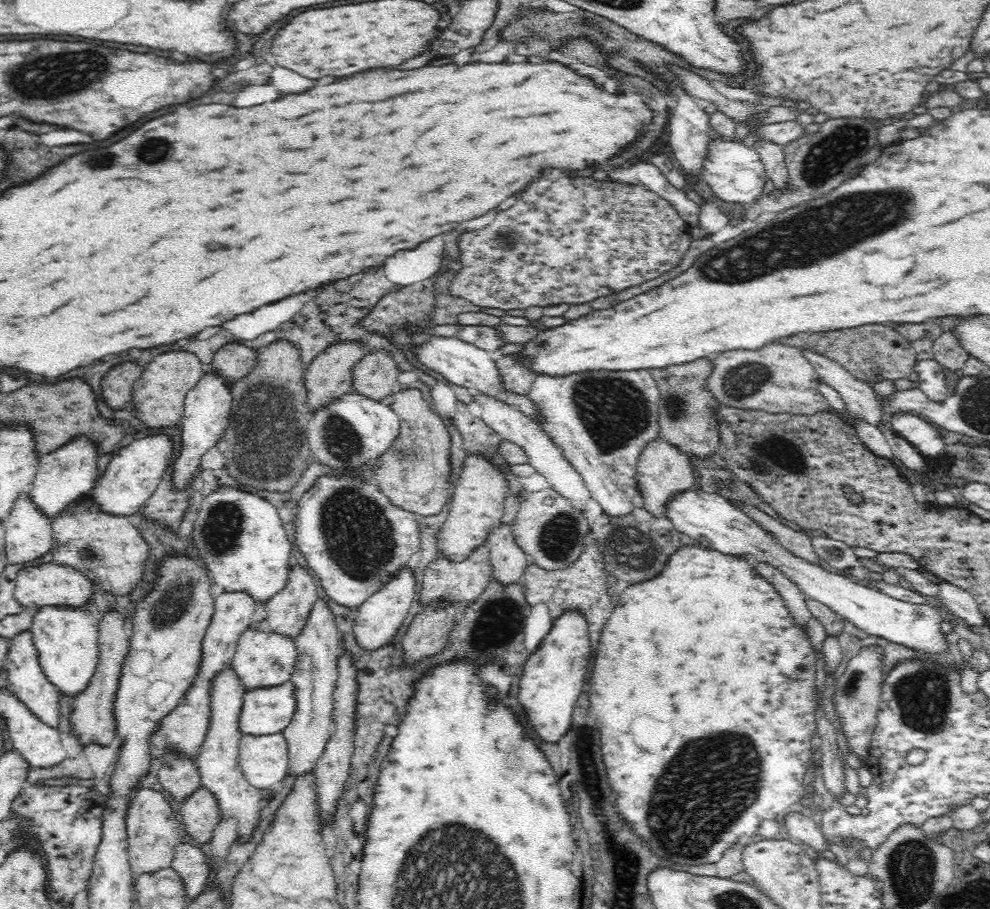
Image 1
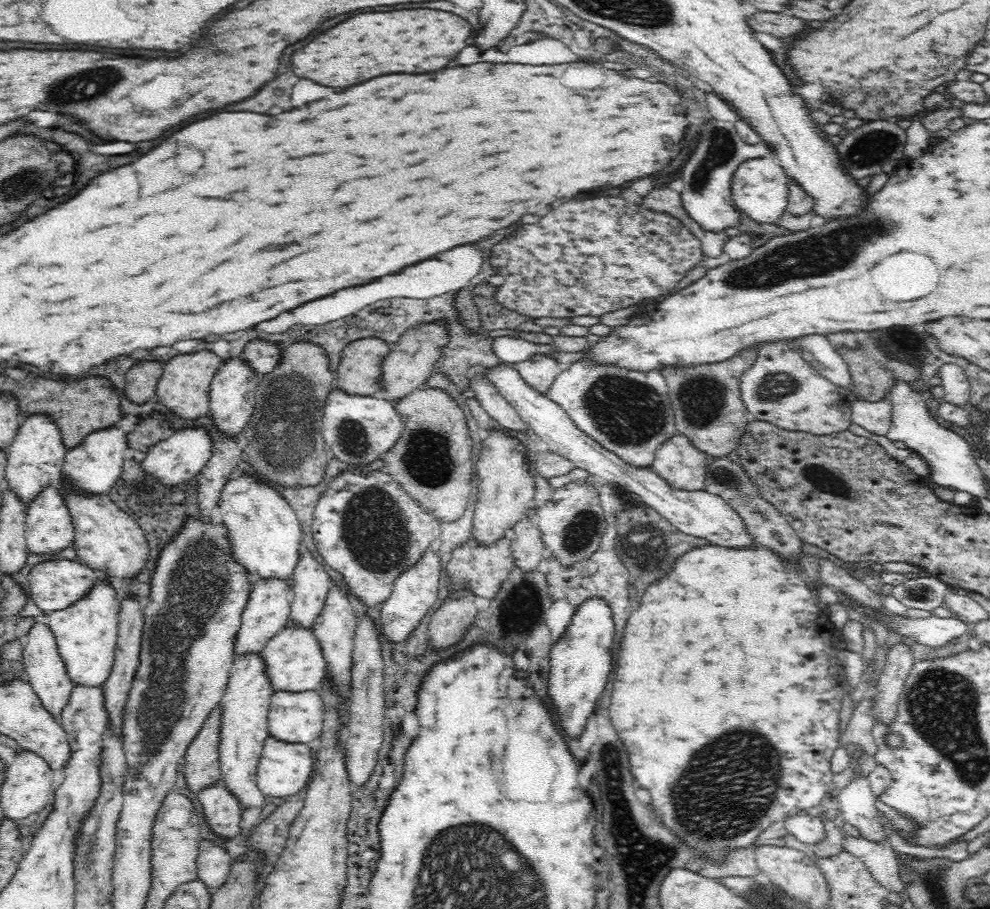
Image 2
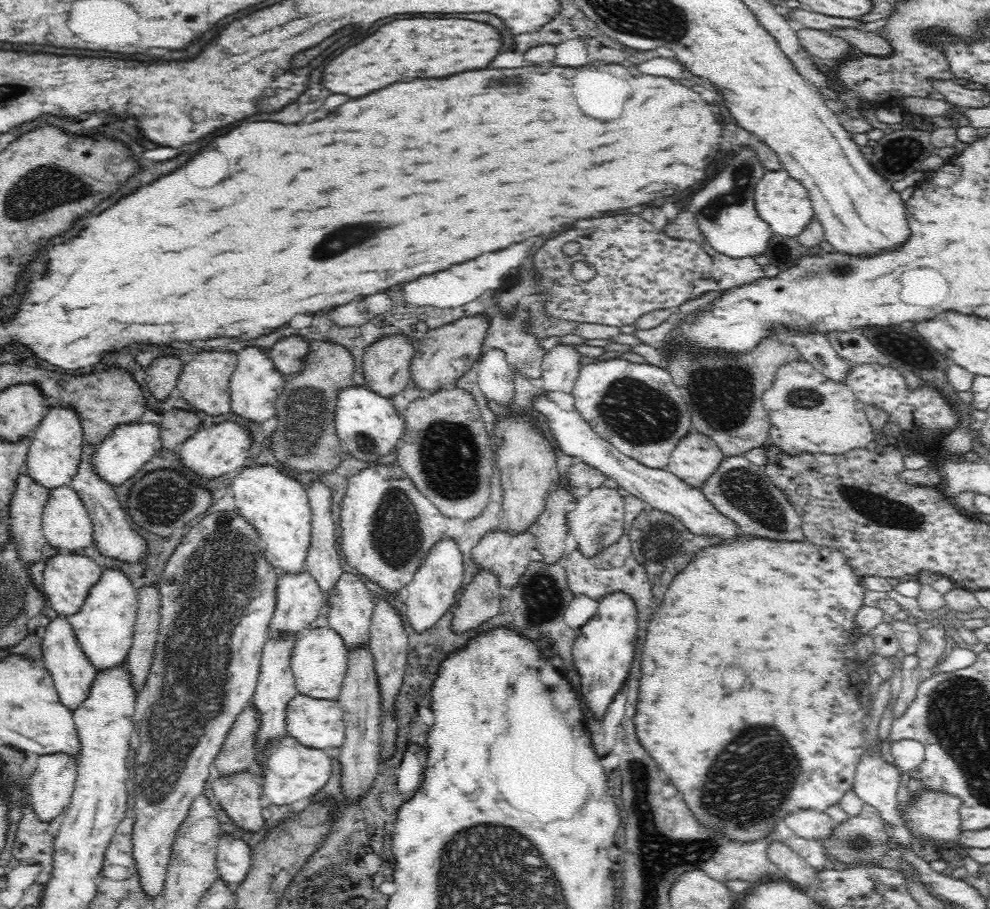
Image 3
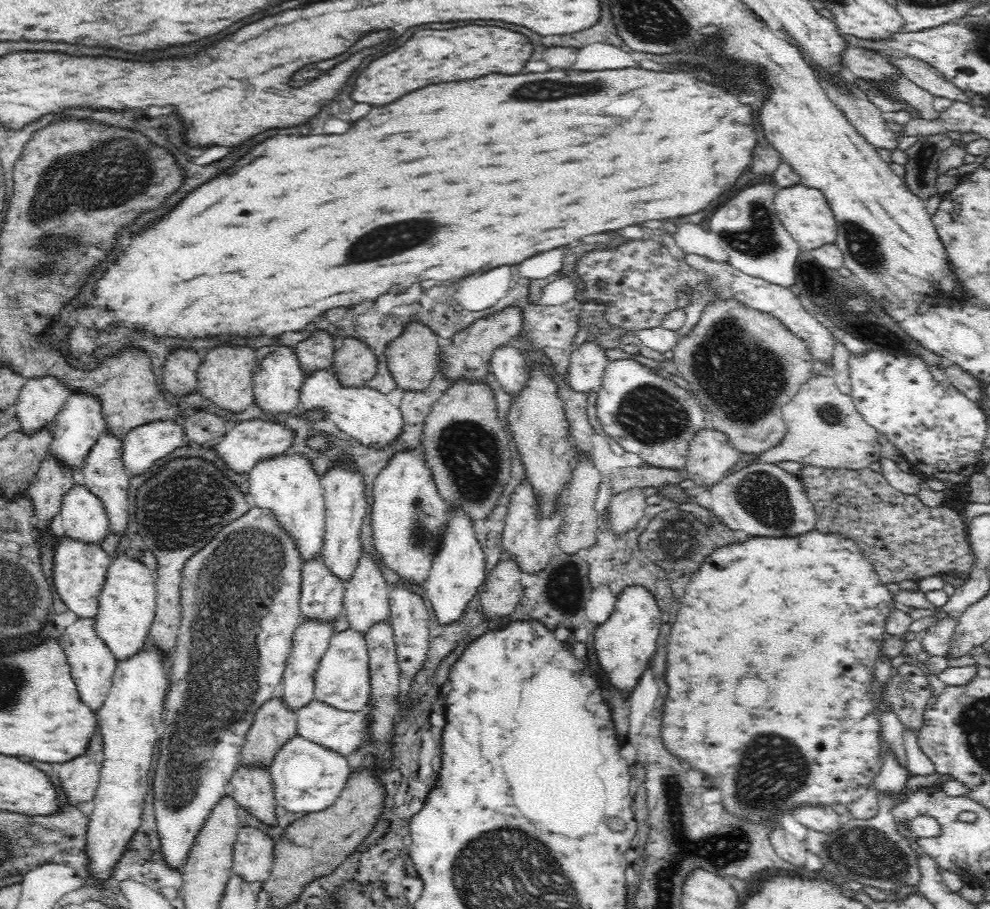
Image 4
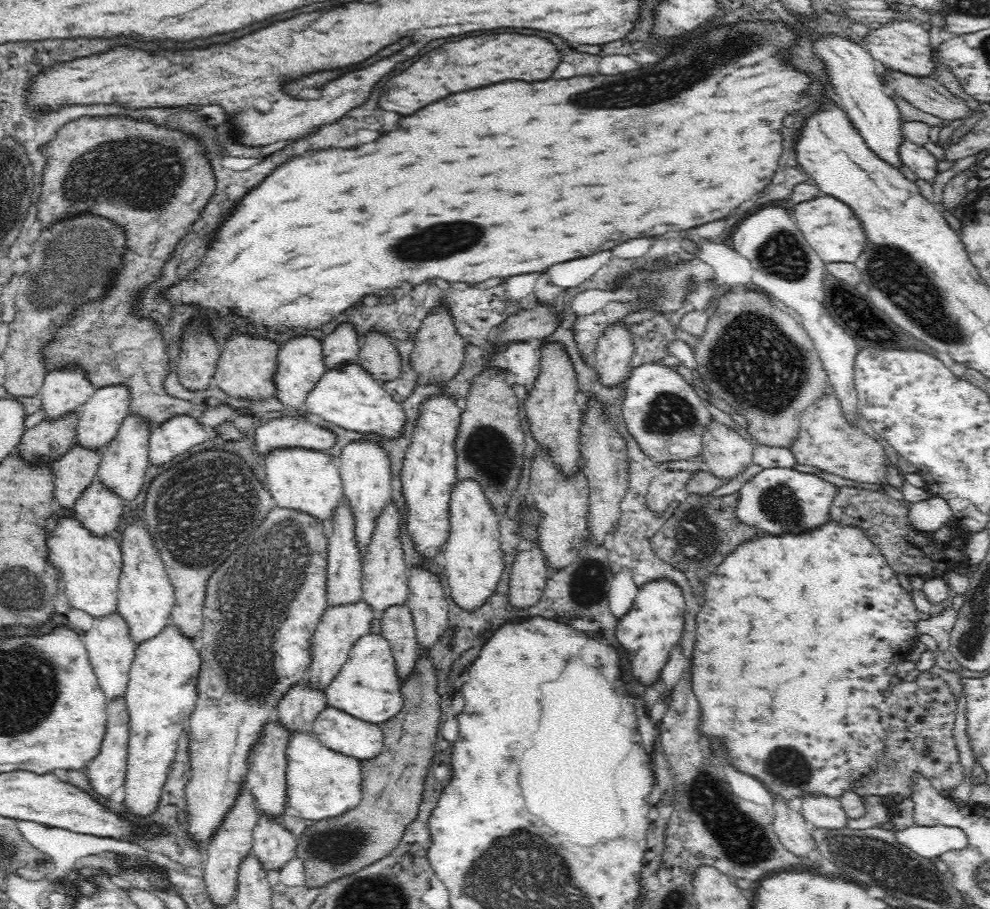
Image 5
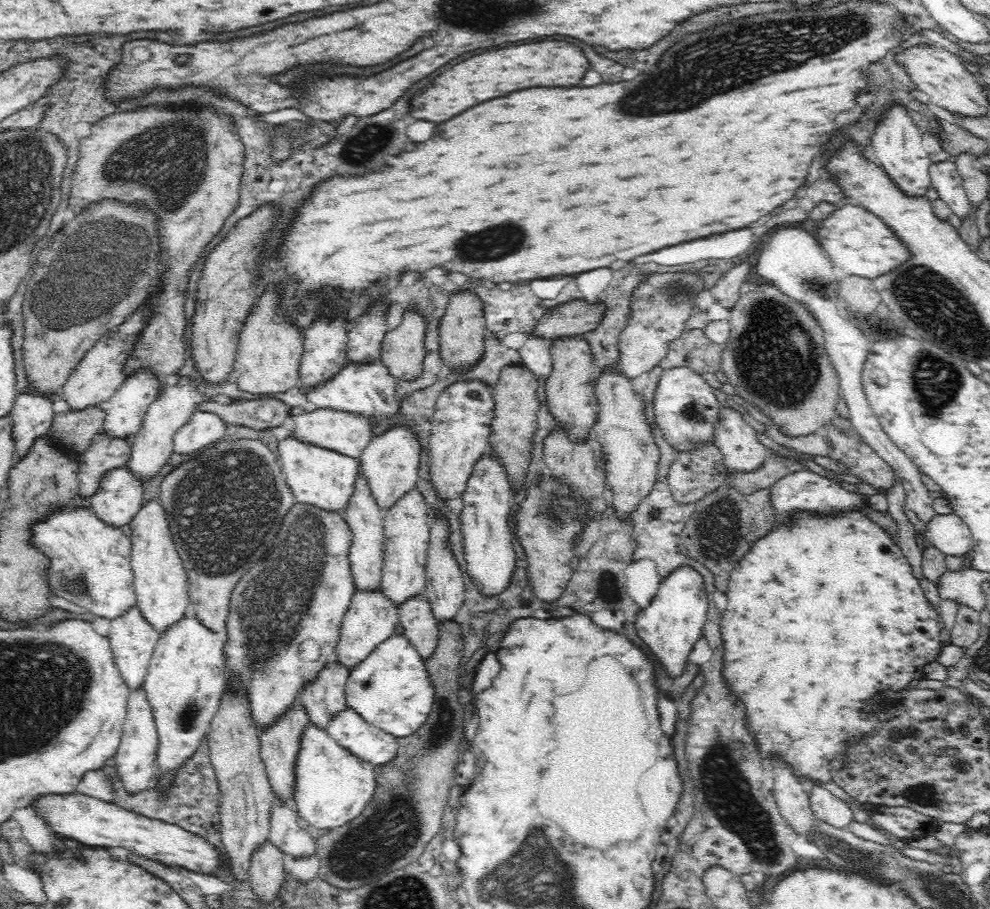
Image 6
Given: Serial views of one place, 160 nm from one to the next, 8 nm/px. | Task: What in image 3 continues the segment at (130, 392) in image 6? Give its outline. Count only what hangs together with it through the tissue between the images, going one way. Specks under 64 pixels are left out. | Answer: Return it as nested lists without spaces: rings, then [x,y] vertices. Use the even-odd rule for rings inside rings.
[[[69,406],[49,408],[27,437],[27,451],[23,458],[21,472],[34,485],[50,491],[70,484],[82,459],[83,436],[79,418]]]

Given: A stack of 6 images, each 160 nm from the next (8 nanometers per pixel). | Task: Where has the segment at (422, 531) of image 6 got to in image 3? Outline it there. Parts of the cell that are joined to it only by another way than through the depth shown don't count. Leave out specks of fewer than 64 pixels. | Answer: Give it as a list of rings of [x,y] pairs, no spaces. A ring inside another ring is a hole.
[[[344,574],[329,590],[327,595],[329,609],[325,613],[326,622],[330,631],[334,631],[343,642],[343,648],[354,650],[363,646],[368,640],[368,628],[370,628],[370,615],[374,604],[374,594],[366,588],[362,579],[357,576]]]

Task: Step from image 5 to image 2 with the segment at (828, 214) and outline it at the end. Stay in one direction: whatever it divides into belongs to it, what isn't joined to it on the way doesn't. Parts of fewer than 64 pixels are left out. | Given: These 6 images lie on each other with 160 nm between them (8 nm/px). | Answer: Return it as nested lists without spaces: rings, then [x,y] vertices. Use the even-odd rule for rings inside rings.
[[[773,155],[740,161],[731,172],[730,178],[732,186],[729,188],[729,195],[736,208],[760,223],[778,224],[786,212],[787,177]]]

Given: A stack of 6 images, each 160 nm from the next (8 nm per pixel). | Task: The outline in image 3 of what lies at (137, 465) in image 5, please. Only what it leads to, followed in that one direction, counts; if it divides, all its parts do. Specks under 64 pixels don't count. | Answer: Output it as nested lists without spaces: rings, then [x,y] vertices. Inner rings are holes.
[[[83,445],[81,450],[82,459],[74,478],[70,479],[69,488],[76,493],[82,507],[86,508],[88,519],[92,523],[91,540],[93,540],[96,550],[106,556],[106,558],[114,558],[126,564],[138,562],[144,558],[144,554],[148,552],[148,544],[146,540],[130,526],[130,522],[126,520],[126,514],[120,505],[118,495],[114,487],[106,485],[106,482],[96,476],[89,468],[89,456],[93,451],[92,445]]]

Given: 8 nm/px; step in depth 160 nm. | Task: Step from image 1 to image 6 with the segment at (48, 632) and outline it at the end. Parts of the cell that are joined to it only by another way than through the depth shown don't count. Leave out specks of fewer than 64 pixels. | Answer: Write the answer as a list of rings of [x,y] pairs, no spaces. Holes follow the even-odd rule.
[[[152,499],[143,504],[128,526],[130,526],[132,546],[130,565],[133,572],[131,588],[135,598],[134,605],[138,609],[139,616],[150,625],[150,629],[163,634],[175,622],[186,616],[189,596],[187,596],[186,575],[182,569],[184,563],[180,561],[176,546],[171,541],[168,523],[158,500]]]

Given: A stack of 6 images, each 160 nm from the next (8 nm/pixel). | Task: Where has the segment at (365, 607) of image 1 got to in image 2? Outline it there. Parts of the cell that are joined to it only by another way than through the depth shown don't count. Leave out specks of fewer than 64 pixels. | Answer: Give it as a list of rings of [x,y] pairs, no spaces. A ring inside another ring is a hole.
[[[428,550],[414,566],[403,570],[393,582],[391,593],[380,603],[380,614],[376,618],[378,635],[388,642],[404,643],[419,626],[438,599],[442,571],[440,557]]]

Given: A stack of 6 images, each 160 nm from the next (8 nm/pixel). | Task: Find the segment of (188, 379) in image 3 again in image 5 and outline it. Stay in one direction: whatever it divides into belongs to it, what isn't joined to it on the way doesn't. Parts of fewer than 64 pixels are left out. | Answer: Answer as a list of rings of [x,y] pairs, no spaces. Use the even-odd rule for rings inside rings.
[[[237,332],[223,344],[219,350],[215,369],[209,380],[209,388],[218,388],[230,398],[248,400],[248,402],[264,402],[274,396],[273,374],[275,358],[280,348],[269,337],[257,337],[247,333]]]

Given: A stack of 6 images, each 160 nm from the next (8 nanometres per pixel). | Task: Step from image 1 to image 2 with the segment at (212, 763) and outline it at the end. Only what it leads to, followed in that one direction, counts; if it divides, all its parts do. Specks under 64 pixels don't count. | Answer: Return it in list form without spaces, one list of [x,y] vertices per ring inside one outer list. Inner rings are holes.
[[[257,653],[242,654],[231,664],[225,687],[219,696],[217,710],[219,727],[217,738],[217,770],[221,784],[237,800],[239,808],[264,807],[265,794],[258,788],[255,766],[264,739],[269,736],[265,724],[265,710],[269,707],[267,698],[274,690],[270,688],[263,674],[263,662]]]

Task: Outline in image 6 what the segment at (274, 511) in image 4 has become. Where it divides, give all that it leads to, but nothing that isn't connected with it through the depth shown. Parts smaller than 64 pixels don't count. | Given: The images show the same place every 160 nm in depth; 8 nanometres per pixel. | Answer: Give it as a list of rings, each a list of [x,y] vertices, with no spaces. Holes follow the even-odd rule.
[[[295,438],[278,441],[275,460],[283,474],[284,483],[295,503],[320,508],[328,512],[341,512],[352,496],[359,476],[357,459],[326,448],[304,444]]]

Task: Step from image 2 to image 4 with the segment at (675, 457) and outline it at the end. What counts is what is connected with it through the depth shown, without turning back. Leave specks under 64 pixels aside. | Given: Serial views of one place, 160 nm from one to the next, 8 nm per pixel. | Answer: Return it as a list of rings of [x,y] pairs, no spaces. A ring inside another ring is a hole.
[[[706,427],[693,434],[681,471],[697,487],[713,486],[734,468],[741,456],[725,434]]]

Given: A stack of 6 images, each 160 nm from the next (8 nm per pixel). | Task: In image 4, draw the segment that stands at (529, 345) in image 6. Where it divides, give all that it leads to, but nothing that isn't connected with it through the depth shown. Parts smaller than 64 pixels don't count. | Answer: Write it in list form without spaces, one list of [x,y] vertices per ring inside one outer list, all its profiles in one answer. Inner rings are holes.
[[[507,345],[494,350],[489,360],[488,372],[494,376],[502,392],[515,396],[529,379],[528,372],[525,372],[523,353]]]

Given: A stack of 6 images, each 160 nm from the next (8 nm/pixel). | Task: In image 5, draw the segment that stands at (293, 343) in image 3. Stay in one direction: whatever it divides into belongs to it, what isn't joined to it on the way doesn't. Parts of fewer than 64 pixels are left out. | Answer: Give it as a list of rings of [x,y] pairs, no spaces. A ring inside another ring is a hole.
[[[341,323],[334,332],[319,340],[323,365],[328,369],[347,365],[357,359],[358,332]]]

